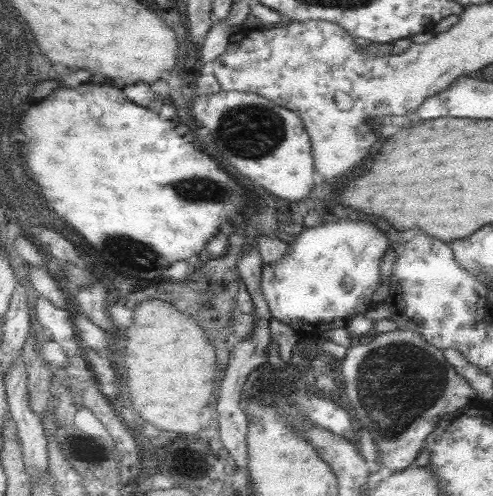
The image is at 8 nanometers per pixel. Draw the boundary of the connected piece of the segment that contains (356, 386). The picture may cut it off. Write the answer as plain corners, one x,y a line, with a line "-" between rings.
407,330
377,334
356,346
349,345
342,360
339,372
343,378
343,392
349,398
347,402
351,404
350,413
355,426
373,437
378,469
385,467
393,473
404,470
418,456
425,438
443,414
455,412
457,408
477,399
469,383
444,360
441,351

